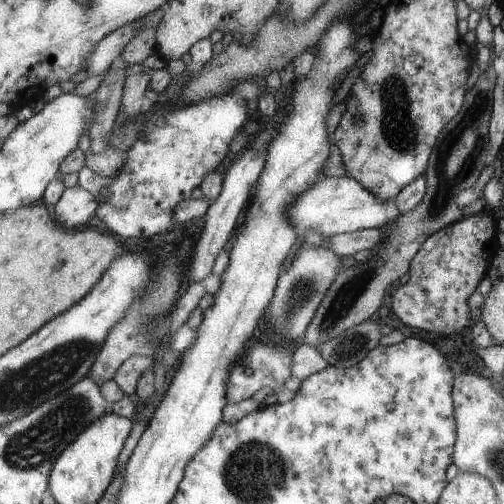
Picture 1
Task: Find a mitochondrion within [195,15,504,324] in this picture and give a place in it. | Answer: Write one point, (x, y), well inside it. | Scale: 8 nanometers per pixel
(399, 130)

